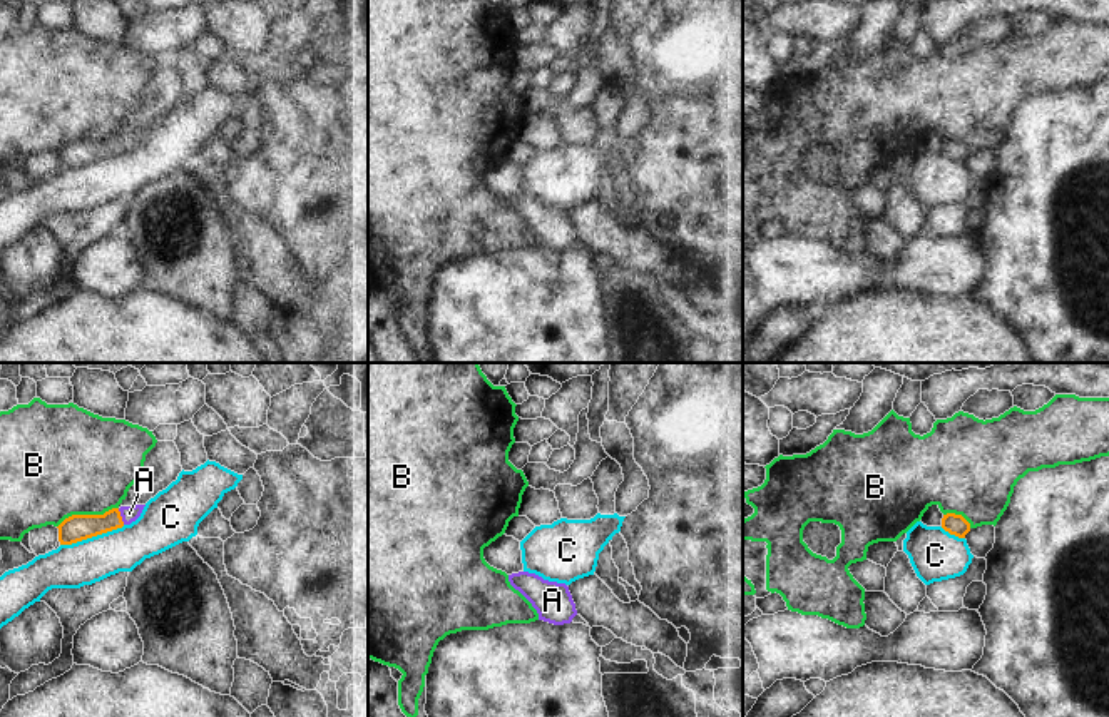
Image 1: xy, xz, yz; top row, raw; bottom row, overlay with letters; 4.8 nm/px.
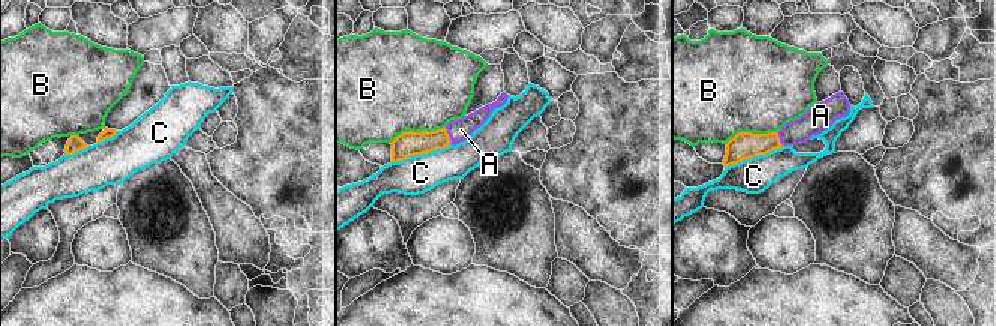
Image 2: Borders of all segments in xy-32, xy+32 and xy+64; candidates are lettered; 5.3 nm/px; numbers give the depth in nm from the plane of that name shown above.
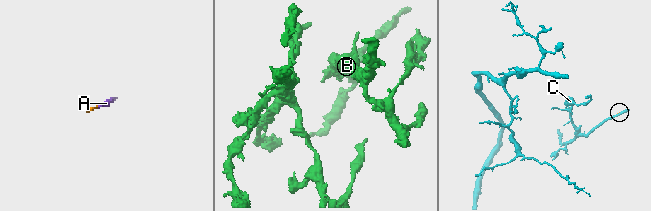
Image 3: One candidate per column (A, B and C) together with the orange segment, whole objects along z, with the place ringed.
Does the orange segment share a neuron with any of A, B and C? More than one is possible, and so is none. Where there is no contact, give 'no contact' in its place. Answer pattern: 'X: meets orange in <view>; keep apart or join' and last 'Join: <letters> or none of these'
A: meets orange in xy; join
B: meets orange in xy; keep apart
C: meets orange in xy; keep apart
Join: A

